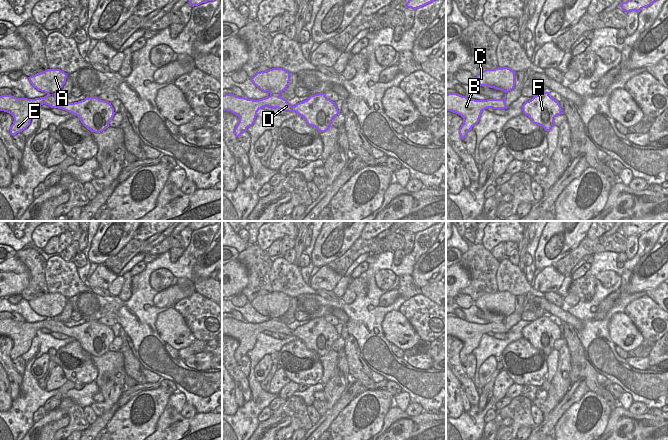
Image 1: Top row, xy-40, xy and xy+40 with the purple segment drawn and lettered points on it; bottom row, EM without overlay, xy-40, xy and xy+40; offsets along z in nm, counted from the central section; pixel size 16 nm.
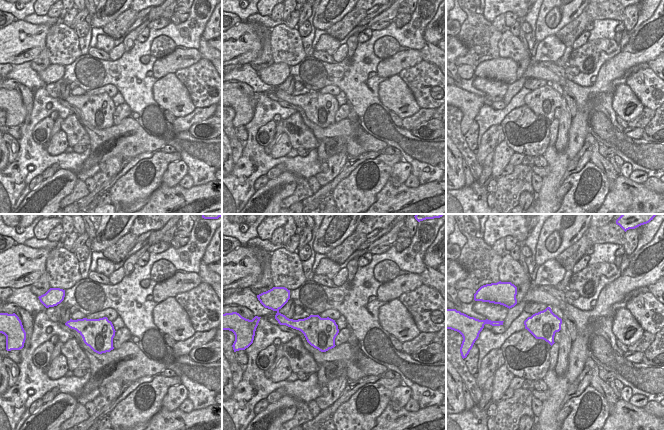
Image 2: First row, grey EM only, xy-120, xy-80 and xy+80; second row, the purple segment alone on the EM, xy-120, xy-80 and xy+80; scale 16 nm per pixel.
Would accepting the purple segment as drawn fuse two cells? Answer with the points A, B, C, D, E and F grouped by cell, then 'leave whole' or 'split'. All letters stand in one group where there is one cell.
groups A B C D E F; leave whole

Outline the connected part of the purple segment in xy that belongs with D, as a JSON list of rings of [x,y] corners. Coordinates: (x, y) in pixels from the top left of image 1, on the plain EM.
[[[283,292],[257,296],[251,301],[252,307],[261,315],[270,318],[262,323],[253,324],[234,318],[222,319],[222,335],[231,336],[239,342],[234,353],[236,361],[254,348],[257,336],[266,330],[296,336],[305,343],[309,350],[315,351],[319,356],[326,356],[329,353],[333,342],[339,338],[335,326],[328,323],[324,317],[318,317],[291,330],[280,320],[280,317],[289,309],[290,300],[291,298]]]

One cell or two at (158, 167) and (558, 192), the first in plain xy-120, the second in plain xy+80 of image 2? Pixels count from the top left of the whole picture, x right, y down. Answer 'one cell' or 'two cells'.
two cells

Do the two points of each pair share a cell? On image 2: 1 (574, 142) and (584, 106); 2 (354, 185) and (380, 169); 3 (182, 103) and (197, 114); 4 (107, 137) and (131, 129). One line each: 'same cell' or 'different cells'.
1: same cell
2: same cell
3: different cells
4: same cell

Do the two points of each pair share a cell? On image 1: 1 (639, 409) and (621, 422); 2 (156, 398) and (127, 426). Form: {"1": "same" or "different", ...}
{"1": "different", "2": "same"}

